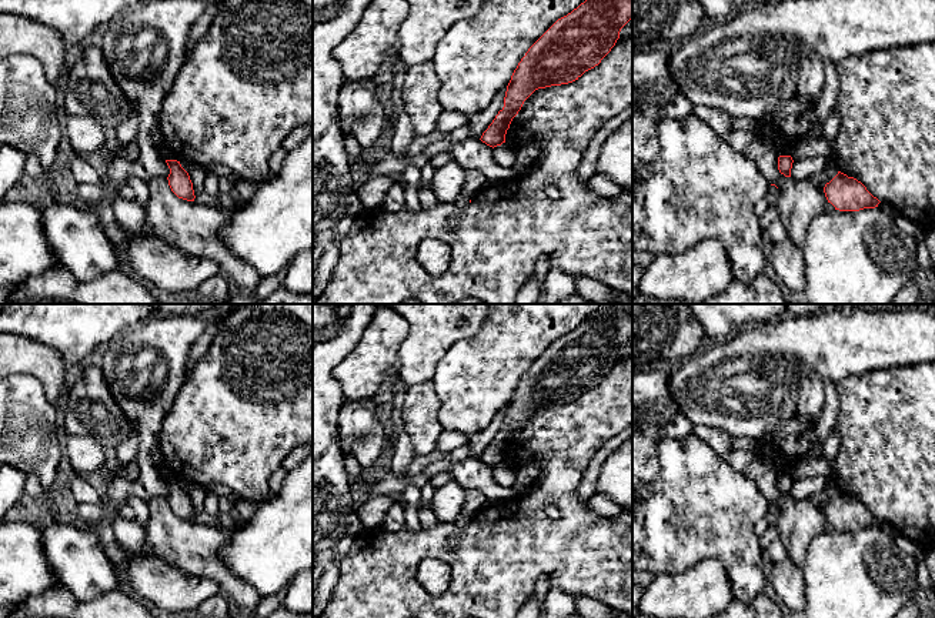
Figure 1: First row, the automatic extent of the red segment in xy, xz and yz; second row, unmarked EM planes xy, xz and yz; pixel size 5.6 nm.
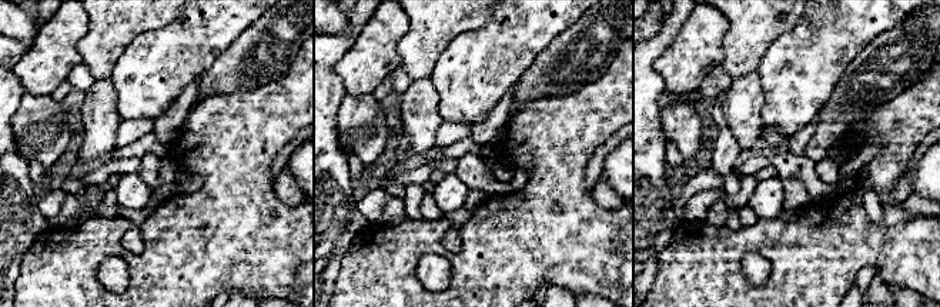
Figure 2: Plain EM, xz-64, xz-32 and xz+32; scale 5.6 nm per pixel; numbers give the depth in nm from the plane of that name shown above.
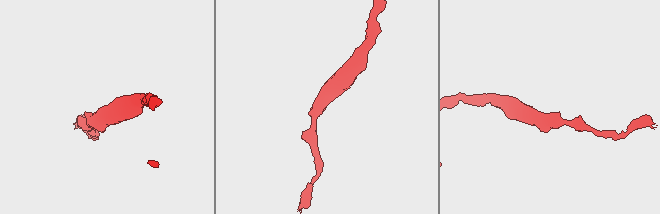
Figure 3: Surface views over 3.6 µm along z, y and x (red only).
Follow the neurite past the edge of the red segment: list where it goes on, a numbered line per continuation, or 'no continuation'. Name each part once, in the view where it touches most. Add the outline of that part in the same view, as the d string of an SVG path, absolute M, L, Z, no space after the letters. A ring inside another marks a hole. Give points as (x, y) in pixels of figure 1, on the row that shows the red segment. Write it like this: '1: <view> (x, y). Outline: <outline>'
no continuation

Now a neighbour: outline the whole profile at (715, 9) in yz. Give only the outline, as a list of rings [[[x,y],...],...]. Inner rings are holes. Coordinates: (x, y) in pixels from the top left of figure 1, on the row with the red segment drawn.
[[[698,0],[707,16],[714,20],[731,17],[745,6],[772,1],[777,0]]]

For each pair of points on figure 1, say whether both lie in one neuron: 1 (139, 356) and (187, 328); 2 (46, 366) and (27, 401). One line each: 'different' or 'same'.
1: same
2: different

